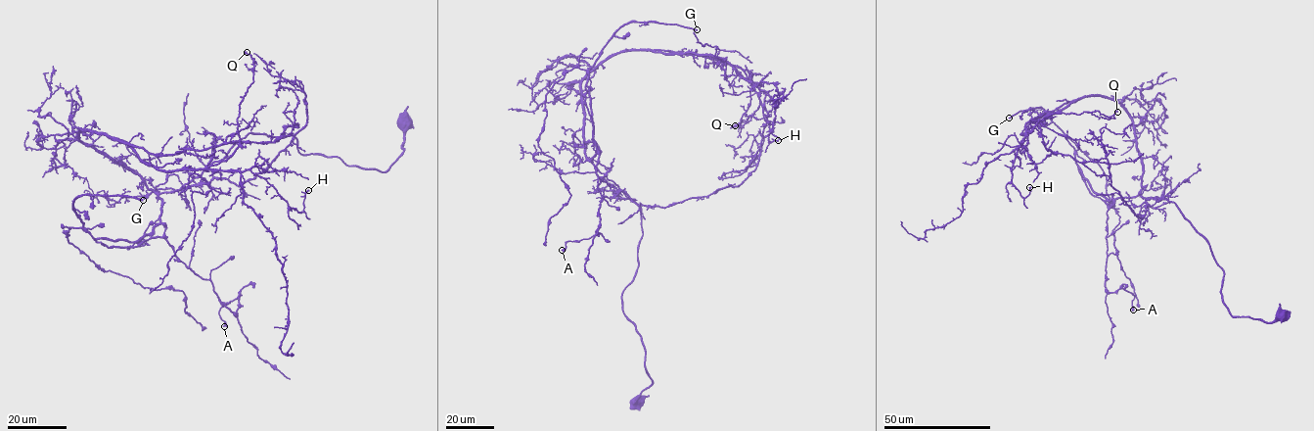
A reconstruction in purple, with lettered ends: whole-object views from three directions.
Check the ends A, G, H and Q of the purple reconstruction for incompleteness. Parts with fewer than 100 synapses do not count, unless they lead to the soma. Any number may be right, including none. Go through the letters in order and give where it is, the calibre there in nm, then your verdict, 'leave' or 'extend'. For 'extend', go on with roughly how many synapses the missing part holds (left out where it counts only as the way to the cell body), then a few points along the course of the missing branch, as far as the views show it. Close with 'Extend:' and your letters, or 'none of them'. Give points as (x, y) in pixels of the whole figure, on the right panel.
A: place (1133, 310); calibre 360 nm; leave
G: place (1009, 118); calibre 280 nm; extend; 300 synapses
H: place (1029, 187); calibre 200 nm; leave
Q: place (1117, 112); calibre 200 nm; leave
Extend: G

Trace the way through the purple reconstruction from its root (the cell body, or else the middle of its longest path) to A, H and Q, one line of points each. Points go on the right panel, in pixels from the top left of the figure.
A: (1282, 314), (1231, 315), (1205, 238), (1174, 203), (1139, 192), (1107, 214), (1105, 285), (1134, 295), (1133, 310)
H: (1282, 314), (1230, 313), (1205, 238), (1143, 198), (1119, 103), (1024, 125), (1012, 180), (1029, 187)
Q: (1282, 314), (1230, 313), (1205, 238), (1174, 203), (1143, 198), (1123, 105), (1090, 95), (1024, 127), (1117, 112)

